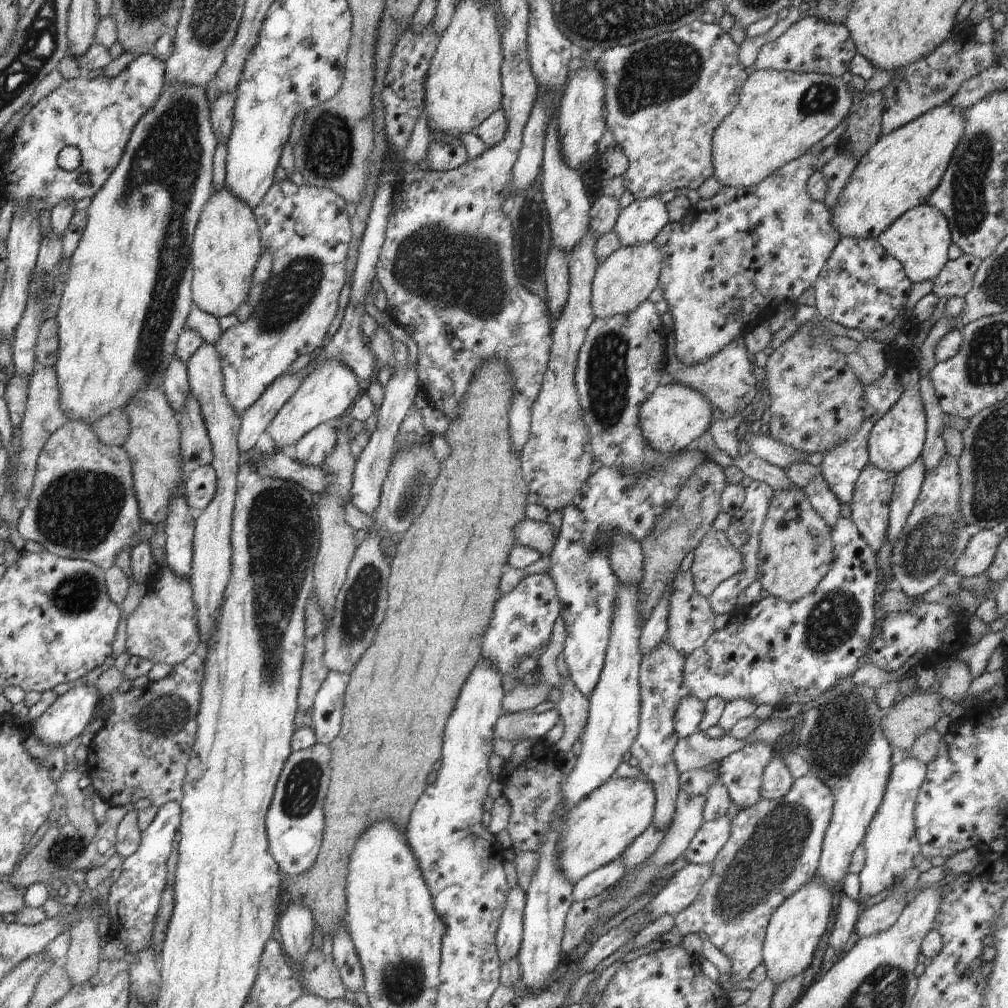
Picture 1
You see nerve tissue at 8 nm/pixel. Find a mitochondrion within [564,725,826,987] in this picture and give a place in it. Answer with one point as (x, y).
(765, 862)

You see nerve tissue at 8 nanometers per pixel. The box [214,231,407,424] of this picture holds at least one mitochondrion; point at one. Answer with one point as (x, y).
(295, 286)

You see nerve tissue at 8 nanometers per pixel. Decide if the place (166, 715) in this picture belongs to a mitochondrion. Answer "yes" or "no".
yes

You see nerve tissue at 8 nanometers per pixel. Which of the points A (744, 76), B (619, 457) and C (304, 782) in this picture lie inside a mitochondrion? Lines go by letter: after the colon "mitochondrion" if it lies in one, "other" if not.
A: other
B: other
C: mitochondrion

